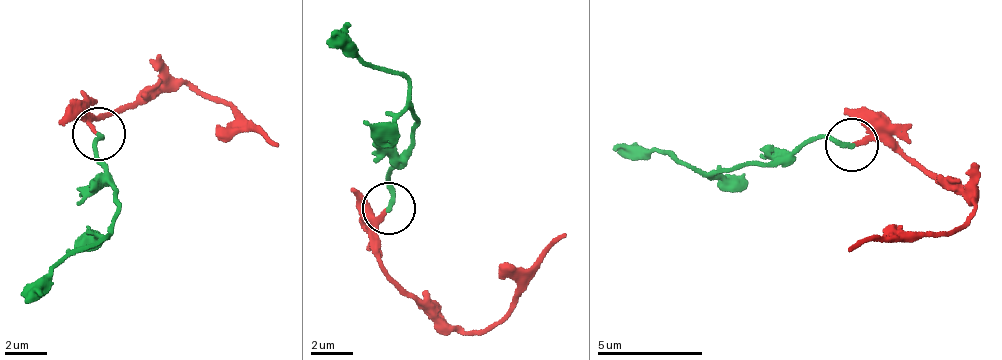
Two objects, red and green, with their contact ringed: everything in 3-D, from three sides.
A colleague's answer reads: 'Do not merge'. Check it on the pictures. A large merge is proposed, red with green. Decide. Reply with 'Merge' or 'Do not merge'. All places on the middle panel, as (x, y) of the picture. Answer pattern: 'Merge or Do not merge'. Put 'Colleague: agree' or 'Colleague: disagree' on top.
Colleague: disagree
Merge

